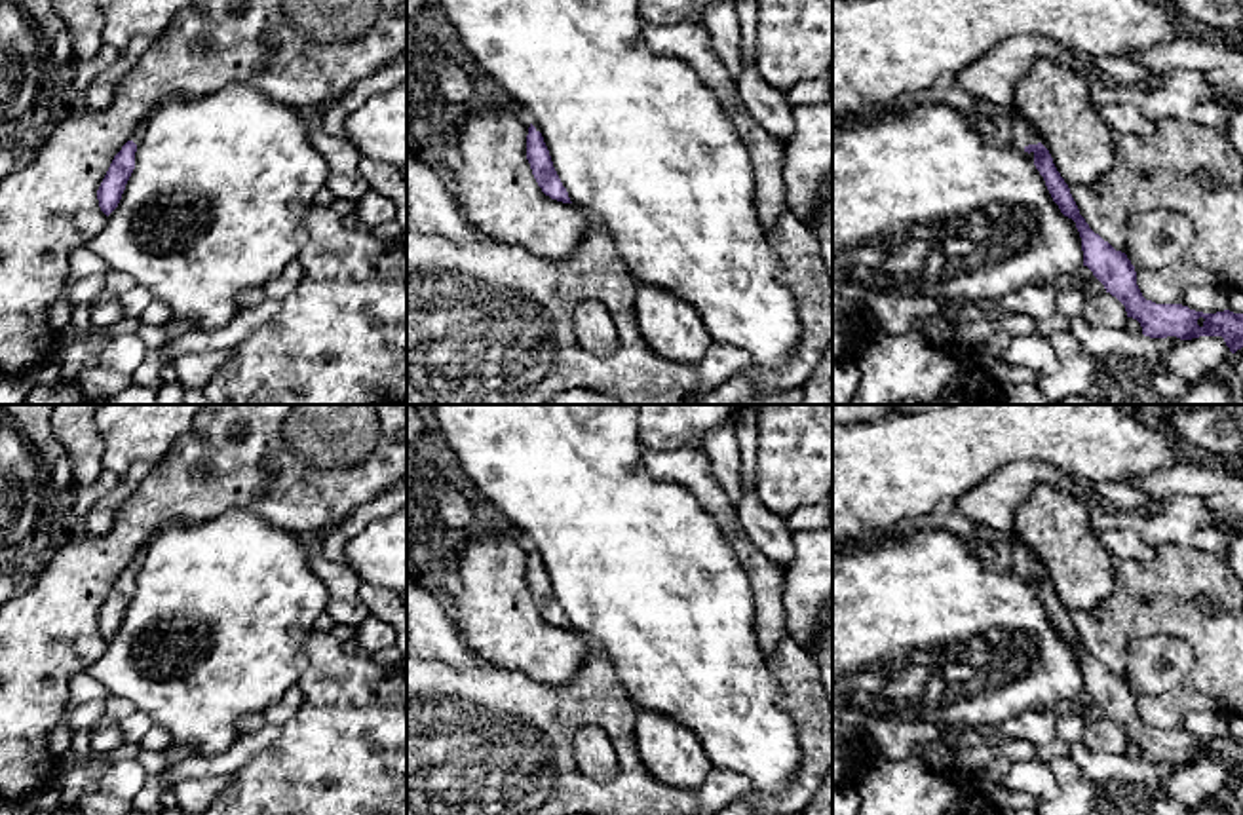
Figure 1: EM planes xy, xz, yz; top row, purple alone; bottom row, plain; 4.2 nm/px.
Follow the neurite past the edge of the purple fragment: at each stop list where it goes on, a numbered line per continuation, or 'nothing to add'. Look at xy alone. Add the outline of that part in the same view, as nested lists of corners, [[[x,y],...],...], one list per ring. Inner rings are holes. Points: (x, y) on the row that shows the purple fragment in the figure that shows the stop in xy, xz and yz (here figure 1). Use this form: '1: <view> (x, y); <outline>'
1: xy (139, 132); [[[156,106],[154,110],[150,110],[150,114],[148,114],[146,118],[143,118],[143,120],[139,122],[139,125],[135,127],[131,141],[133,141],[137,146],[139,146],[141,141],[144,139],[146,125],[148,125],[148,118],[150,118],[158,108],[160,108],[160,106]]]

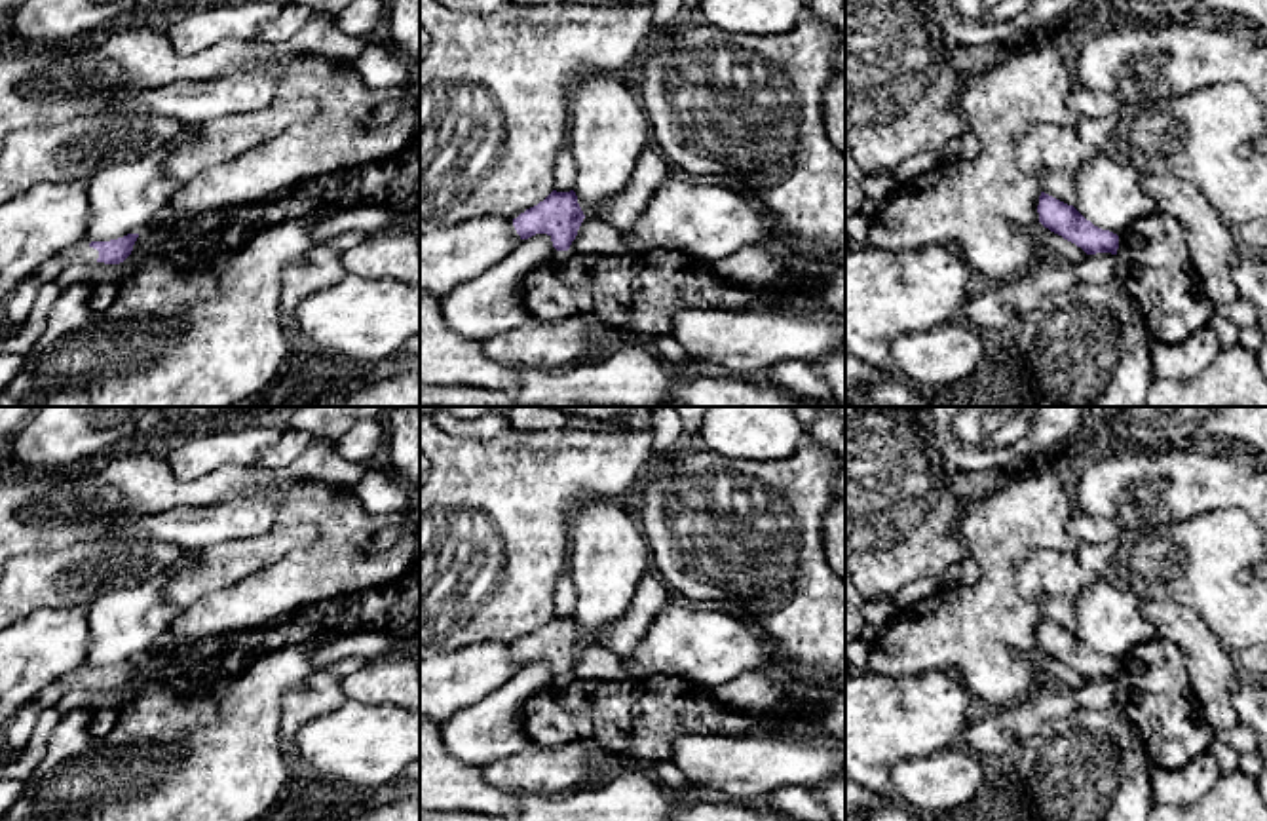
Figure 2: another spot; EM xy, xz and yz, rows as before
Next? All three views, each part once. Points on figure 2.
1: xy (16, 308); [[[80,243],[46,260],[36,274],[23,279],[2,302],[2,323],[9,331],[21,329],[44,283],[55,281],[59,274],[72,264],[93,264],[97,258],[97,249],[89,243]]]

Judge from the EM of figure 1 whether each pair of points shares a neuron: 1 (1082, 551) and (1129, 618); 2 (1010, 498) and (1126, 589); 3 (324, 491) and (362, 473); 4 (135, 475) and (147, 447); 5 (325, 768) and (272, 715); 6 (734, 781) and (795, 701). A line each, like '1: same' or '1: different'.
1: different
2: different
3: same
4: different
5: different
6: different

